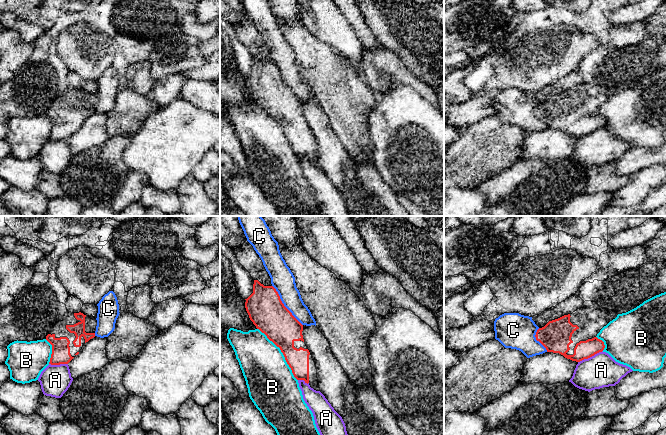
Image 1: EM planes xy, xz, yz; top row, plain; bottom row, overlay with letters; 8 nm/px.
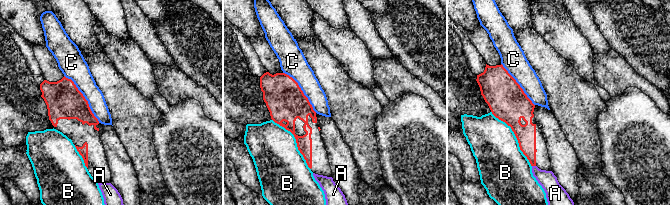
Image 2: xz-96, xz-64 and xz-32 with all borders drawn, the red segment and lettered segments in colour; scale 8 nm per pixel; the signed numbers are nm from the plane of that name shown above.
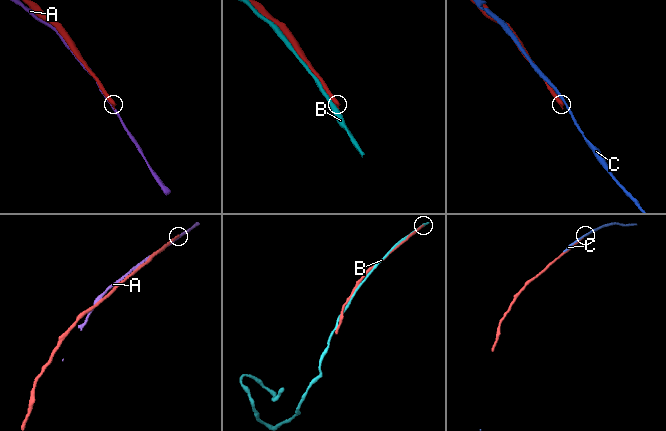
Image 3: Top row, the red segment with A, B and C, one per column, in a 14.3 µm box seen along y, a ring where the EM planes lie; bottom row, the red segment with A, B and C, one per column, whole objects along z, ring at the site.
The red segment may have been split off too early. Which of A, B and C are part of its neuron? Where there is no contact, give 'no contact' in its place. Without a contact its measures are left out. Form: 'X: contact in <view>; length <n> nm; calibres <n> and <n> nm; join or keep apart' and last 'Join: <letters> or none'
A: contact in yz; length 220 nm; calibres 140 and 280 nm; keep apart
B: contact in xz; length 550 nm; calibres 280 and 380 nm; keep apart
C: contact in xz; length 400 nm; calibres 280 and 190 nm; keep apart
Join: none

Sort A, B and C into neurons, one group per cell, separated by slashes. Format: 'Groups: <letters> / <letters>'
Groups: A / B / C

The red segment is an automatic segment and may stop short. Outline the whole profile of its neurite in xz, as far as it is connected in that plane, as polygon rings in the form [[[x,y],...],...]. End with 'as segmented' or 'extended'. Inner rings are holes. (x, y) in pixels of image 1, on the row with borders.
[[[254,280],[253,293],[245,300],[246,311],[254,324],[249,330],[259,329],[264,333],[280,348],[294,377],[297,380],[304,380],[311,388],[320,391],[316,365],[303,339],[303,325],[284,306],[276,289],[273,286],[264,286],[258,280]]]; extended

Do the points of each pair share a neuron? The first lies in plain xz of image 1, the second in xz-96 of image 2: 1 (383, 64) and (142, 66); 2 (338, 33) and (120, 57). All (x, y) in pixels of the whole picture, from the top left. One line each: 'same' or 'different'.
1: different
2: same

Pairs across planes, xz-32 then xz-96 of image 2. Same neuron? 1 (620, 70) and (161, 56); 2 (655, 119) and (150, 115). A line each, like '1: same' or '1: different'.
1: different
2: different

